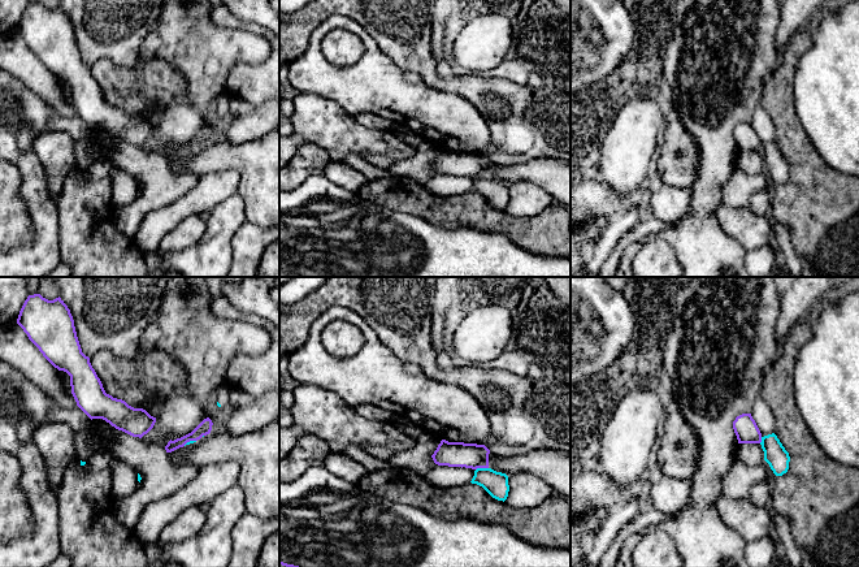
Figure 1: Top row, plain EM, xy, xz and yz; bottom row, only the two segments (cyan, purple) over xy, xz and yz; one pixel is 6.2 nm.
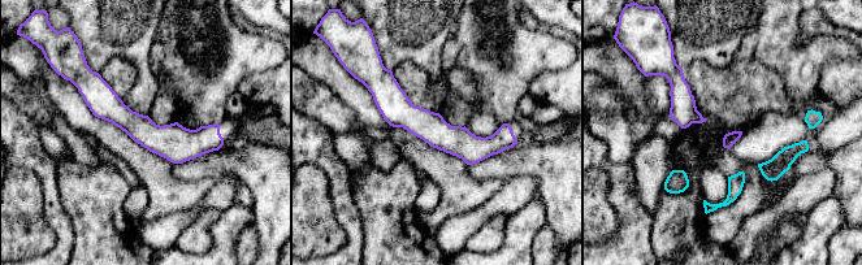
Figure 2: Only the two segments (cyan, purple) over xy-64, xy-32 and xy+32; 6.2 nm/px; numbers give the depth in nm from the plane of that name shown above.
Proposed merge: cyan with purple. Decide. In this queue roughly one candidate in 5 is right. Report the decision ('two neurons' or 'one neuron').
two neurons

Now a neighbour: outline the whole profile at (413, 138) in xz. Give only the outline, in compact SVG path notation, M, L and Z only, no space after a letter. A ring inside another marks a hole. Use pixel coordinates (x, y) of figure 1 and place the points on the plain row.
M395 125L395 127L391 130L398 138L404 140L405 143L411 144L412 147L417 148L420 144L422 144L428 135L424 133L413 131L405 126Z

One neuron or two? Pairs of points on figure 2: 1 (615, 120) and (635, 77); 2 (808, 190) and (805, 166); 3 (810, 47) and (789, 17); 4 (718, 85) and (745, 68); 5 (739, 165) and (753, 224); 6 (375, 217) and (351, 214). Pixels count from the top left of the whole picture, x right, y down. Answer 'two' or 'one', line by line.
1: two
2: two
3: one
4: one
5: two
6: two

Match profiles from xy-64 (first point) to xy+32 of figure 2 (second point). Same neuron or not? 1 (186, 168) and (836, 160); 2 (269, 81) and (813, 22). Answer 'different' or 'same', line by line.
1: same
2: same

